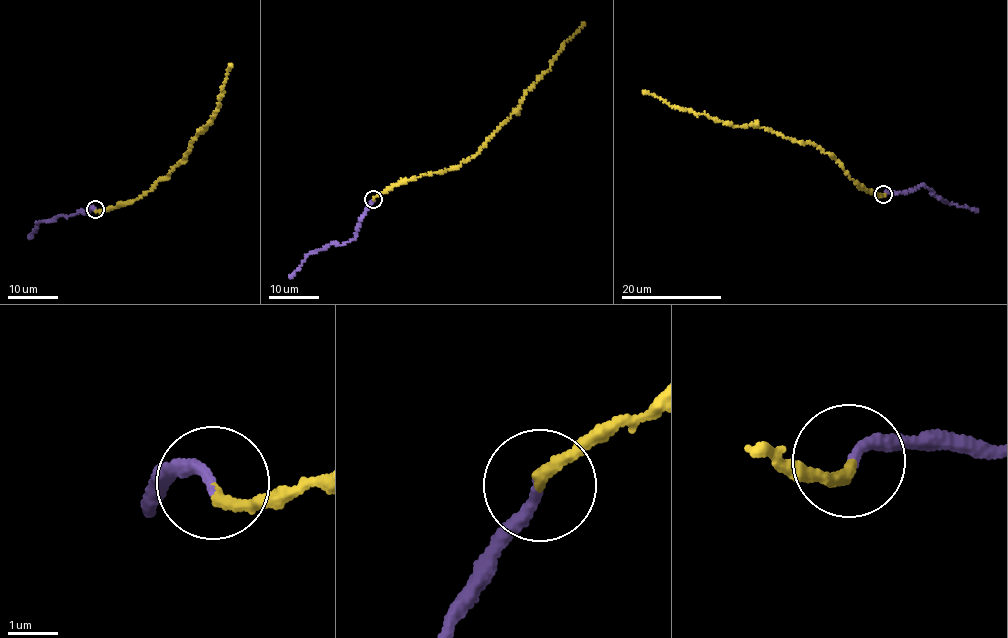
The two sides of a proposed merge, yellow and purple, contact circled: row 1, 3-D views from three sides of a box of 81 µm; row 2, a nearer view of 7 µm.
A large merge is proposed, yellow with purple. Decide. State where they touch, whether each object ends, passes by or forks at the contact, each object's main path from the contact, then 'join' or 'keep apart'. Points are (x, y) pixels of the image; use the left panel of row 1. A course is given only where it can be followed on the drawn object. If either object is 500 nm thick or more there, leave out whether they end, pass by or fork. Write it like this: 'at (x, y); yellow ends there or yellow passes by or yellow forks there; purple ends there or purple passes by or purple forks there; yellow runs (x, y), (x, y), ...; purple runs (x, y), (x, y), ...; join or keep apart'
at (95, 209); yellow ends there; purple ends there; yellow runs (94, 209), (136, 200), (158, 180), (166, 179), (211, 120), (231, 62); purple runs (94, 209), (87, 214), (80, 211), (40, 222), (29, 239); join

